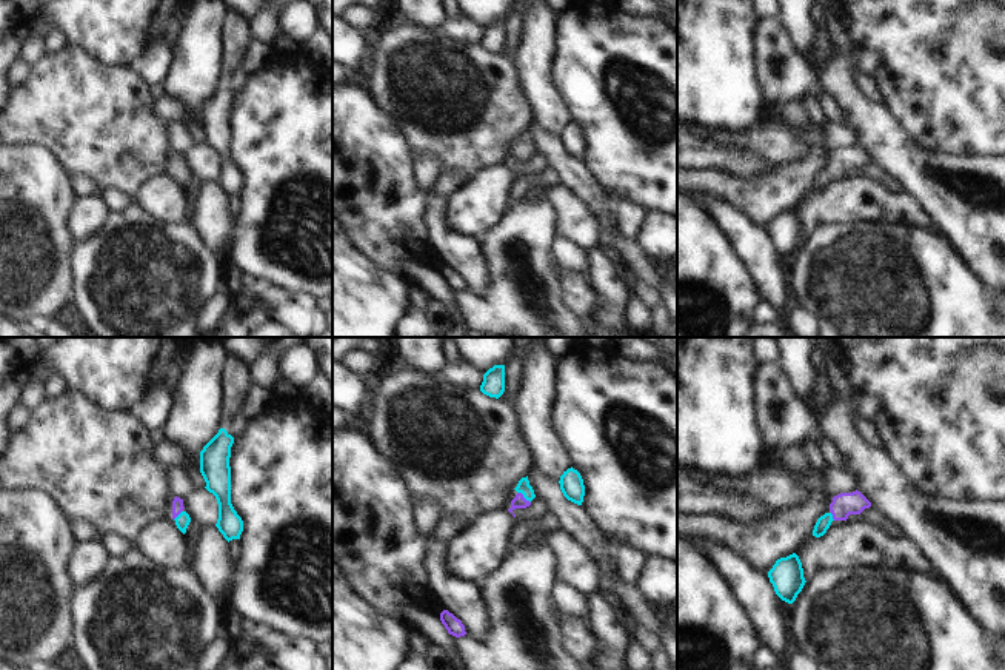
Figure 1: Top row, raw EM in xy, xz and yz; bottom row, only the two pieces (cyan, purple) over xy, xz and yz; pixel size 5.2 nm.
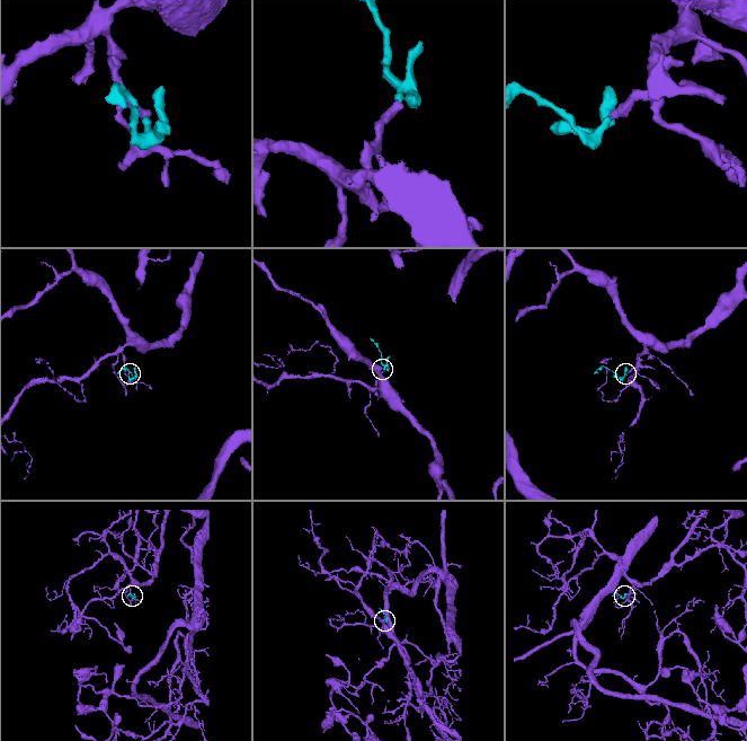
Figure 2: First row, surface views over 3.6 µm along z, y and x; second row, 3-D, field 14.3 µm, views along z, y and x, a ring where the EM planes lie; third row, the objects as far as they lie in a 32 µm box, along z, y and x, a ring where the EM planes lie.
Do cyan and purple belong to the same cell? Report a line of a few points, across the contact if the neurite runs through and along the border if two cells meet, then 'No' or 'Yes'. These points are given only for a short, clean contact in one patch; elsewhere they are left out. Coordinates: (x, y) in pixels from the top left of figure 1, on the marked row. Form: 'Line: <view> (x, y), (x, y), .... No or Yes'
Line: xz (524, 487), (524, 496), (519, 501). Yes.

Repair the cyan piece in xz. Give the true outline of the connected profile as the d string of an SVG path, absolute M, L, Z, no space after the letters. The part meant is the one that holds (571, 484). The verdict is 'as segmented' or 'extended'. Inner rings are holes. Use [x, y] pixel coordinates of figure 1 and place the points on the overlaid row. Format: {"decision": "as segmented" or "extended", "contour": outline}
{"decision": "as segmented", "contour": "M571 467L566 471L563 471L559 484L560 484L560 490L562 490L563 496L568 501L571 501L577 505L582 505L583 496L585 496L585 485L583 485L583 479L577 470L574 470Z"}

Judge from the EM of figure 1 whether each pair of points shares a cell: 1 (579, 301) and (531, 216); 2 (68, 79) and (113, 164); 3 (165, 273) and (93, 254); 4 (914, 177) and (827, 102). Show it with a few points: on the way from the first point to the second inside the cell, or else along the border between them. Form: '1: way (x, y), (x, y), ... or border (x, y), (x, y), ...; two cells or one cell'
1: border (551, 257), (565, 304); two cells
2: way (74, 100), (113, 142); one cell
3: way (146, 273), (120, 273), (111, 268); one cell
4: border (824, 91), (842, 111), (844, 122); two cells

